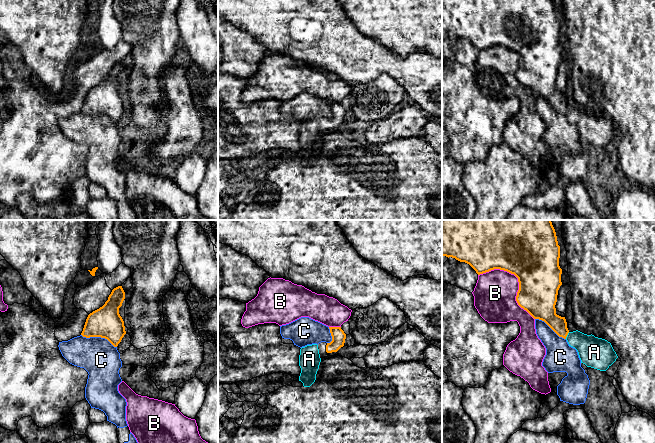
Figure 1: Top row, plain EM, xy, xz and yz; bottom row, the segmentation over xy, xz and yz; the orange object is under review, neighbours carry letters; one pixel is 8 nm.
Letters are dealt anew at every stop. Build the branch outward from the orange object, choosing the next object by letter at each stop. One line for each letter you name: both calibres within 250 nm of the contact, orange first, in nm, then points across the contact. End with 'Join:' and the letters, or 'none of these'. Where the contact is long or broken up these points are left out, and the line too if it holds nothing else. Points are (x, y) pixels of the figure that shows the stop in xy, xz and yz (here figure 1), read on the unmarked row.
A: 160 nm thick on the orange side, 240 nm on the other; runs through yz (546, 87), (567, 110), (579, 116), (593, 127)
Join: A

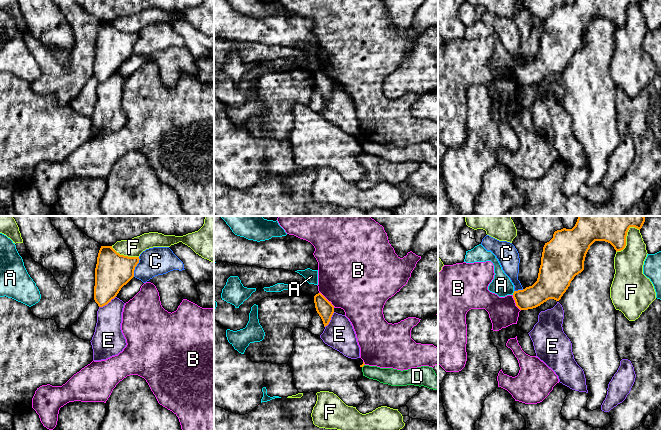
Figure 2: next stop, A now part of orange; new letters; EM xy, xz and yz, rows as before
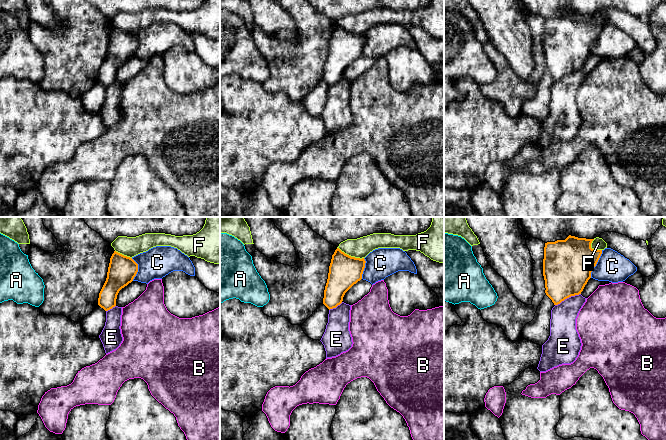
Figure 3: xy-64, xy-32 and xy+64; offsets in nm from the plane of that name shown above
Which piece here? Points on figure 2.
Join: none of these

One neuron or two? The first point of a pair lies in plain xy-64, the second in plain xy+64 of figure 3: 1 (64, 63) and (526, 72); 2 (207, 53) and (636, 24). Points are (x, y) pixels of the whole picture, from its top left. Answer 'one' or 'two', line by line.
1: two
2: one

